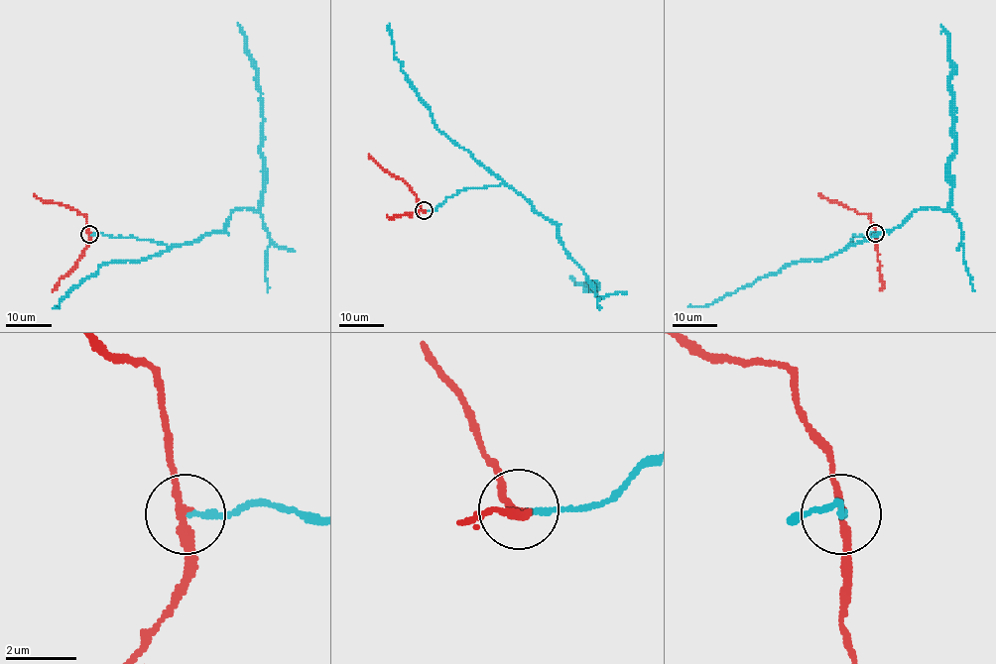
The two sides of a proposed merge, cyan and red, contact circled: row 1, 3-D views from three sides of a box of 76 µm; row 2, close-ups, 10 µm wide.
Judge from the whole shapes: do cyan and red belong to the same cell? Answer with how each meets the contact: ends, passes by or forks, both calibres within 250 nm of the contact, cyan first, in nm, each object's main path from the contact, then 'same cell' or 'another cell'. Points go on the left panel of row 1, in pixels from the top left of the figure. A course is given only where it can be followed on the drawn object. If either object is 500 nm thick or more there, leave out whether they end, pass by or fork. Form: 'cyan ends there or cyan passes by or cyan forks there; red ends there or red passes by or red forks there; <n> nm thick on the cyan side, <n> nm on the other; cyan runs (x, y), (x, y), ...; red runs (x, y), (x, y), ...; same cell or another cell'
cyan ends there; red passes by; 150 nm thick on the cyan side, 200 nm on the other; cyan runs (89, 234), (187, 245), (223, 231), (233, 210), (259, 208), (263, 177), (262, 97), (255, 61), (237, 23); red runs (89, 234), (83, 215), (65, 206), (43, 201), (34, 193); another cell

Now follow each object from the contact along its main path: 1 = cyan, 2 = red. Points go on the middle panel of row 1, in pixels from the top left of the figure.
1: (424, 211), (462, 189), (507, 183), (556, 226), (565, 252), (595, 285), (569, 276)
2: (424, 211), (408, 185), (392, 175), (368, 154)

